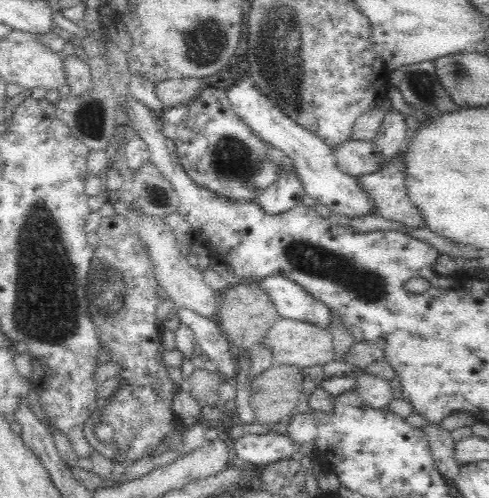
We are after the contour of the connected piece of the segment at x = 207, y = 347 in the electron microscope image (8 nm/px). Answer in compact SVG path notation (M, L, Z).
M172 308L179 316L181 324L189 326L196 335L199 353L218 367L224 379L236 377L238 366L232 351L232 344L220 330L216 319L200 316L188 309Z

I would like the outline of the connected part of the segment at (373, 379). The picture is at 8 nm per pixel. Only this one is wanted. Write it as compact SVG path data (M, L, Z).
M356 371L354 391L362 397L366 405L376 410L387 410L390 400L394 400L394 390L390 381L365 371Z

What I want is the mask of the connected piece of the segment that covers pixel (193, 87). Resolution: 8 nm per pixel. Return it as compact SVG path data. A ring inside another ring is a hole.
M194 77L171 78L161 80L154 85L156 96L160 99L164 109L188 104L200 94L205 86L203 79Z

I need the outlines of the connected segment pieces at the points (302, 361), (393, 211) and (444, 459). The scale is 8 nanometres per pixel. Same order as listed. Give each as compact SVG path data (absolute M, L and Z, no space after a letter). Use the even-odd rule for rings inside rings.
M290 318L277 320L276 324L266 332L262 346L270 348L268 350L274 365L293 365L307 370L308 367L324 366L337 359L332 345L332 335L328 329Z
M396 160L394 176L375 175L356 177L357 183L373 200L378 215L386 220L400 222L405 227L425 228L426 222L418 207L412 204L406 193L404 162Z
M433 423L420 428L424 431L431 453L434 457L434 464L439 473L446 479L455 482L461 464L456 460L455 440L451 432L440 427L440 423Z

